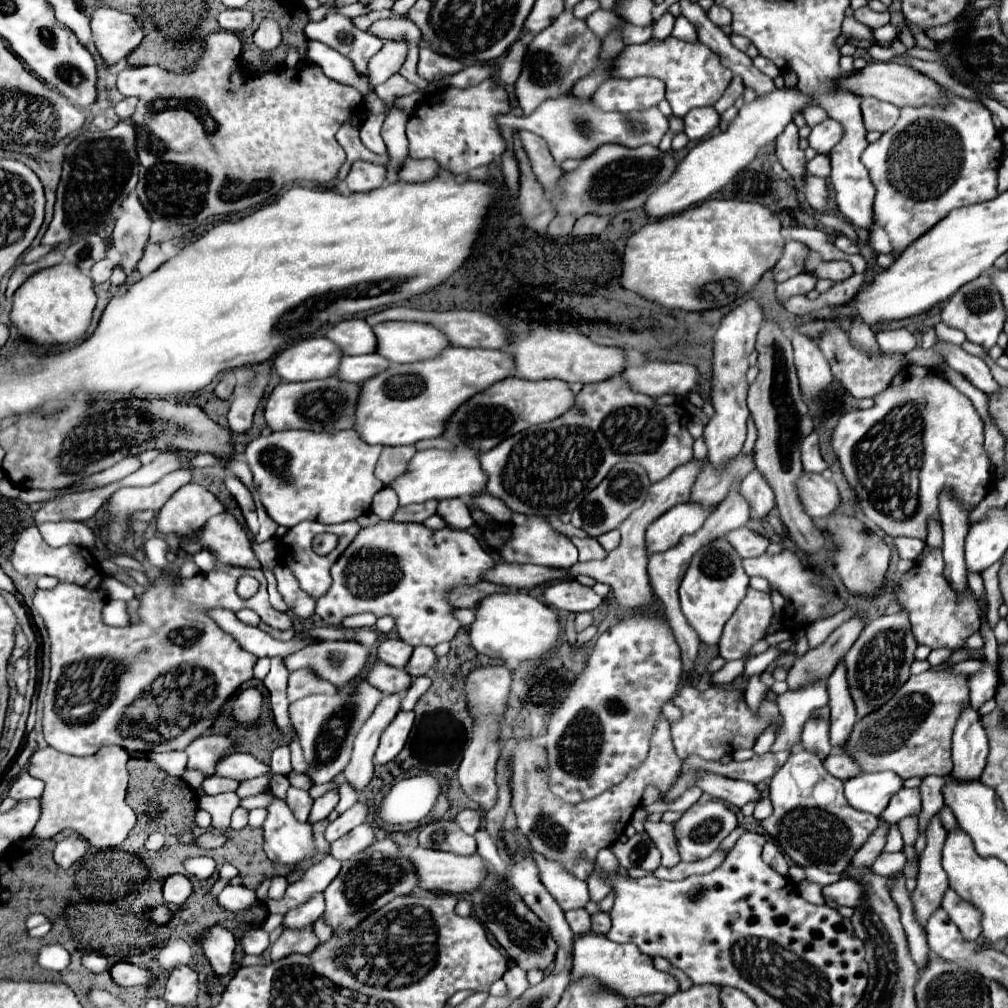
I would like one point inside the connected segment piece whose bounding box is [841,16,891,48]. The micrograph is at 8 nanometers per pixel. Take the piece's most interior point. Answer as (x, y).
(851, 27)

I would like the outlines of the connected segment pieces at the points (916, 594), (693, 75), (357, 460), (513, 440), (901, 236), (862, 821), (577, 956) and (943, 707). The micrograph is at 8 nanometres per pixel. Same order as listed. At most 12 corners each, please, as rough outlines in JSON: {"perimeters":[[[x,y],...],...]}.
{"perimeters":[[[923,548],[895,598],[919,645],[963,648],[985,596],[955,592]],[[701,42],[625,46],[617,78],[655,76],[673,116],[713,106],[733,72]],[[353,430],[257,436],[245,460],[285,528],[369,512],[381,446]],[[613,376],[479,456],[519,514],[565,514],[621,460],[693,458],[689,412]],[[979,100],[901,108],[861,156],[869,244],[899,254],[999,196],[1003,140]],[[795,750],[761,828],[797,866],[843,874],[877,818]],[[583,934],[573,978],[603,978],[625,998],[679,992],[633,944]],[[911,676],[845,754],[863,772],[949,776],[969,676]]]}

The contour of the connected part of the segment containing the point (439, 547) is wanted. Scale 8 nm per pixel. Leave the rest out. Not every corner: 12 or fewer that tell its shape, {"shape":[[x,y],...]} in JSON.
{"shape":[[363,528],[315,612],[373,612],[434,648],[459,630],[445,592],[493,558],[465,530]]}

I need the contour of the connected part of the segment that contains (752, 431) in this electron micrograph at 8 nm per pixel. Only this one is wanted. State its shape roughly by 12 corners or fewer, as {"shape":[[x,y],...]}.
{"shape":[[747,418],[747,440],[743,452],[749,454],[757,440],[753,418]]}

